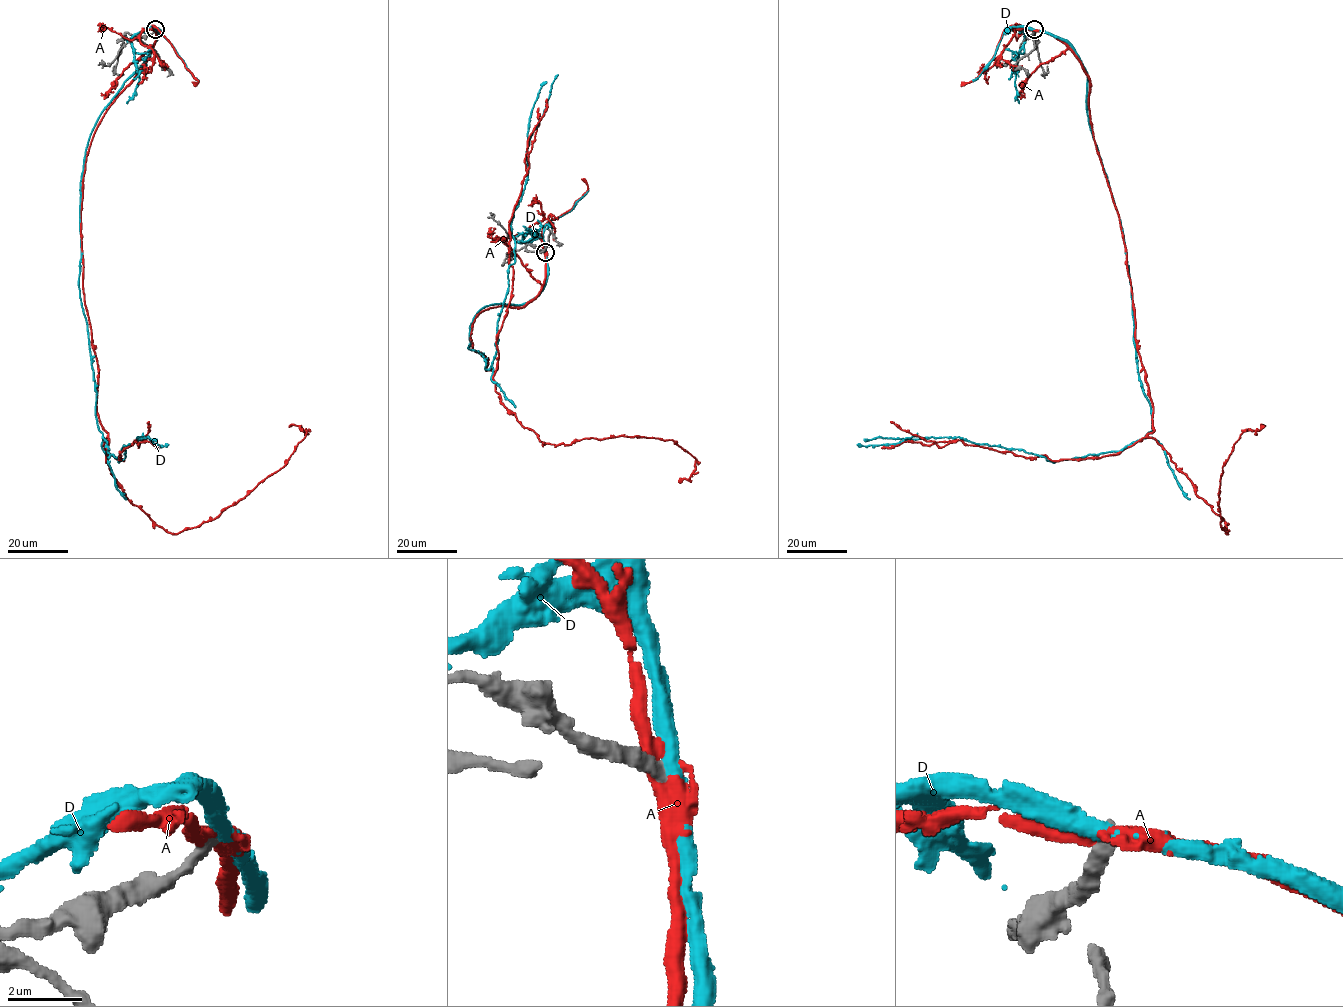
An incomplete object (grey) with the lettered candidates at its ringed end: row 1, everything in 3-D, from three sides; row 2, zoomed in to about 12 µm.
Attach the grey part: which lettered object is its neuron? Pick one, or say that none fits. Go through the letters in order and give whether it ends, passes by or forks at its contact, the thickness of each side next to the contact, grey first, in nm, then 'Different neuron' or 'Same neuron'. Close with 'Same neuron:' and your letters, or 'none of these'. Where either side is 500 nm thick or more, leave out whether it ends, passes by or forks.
A: It passes by. Thickness 400 nm (grey) against 440 nm. Different neuron
D: Thickness 340 nm (grey) against 500 nm. Different neuron
Same neuron: none of these

